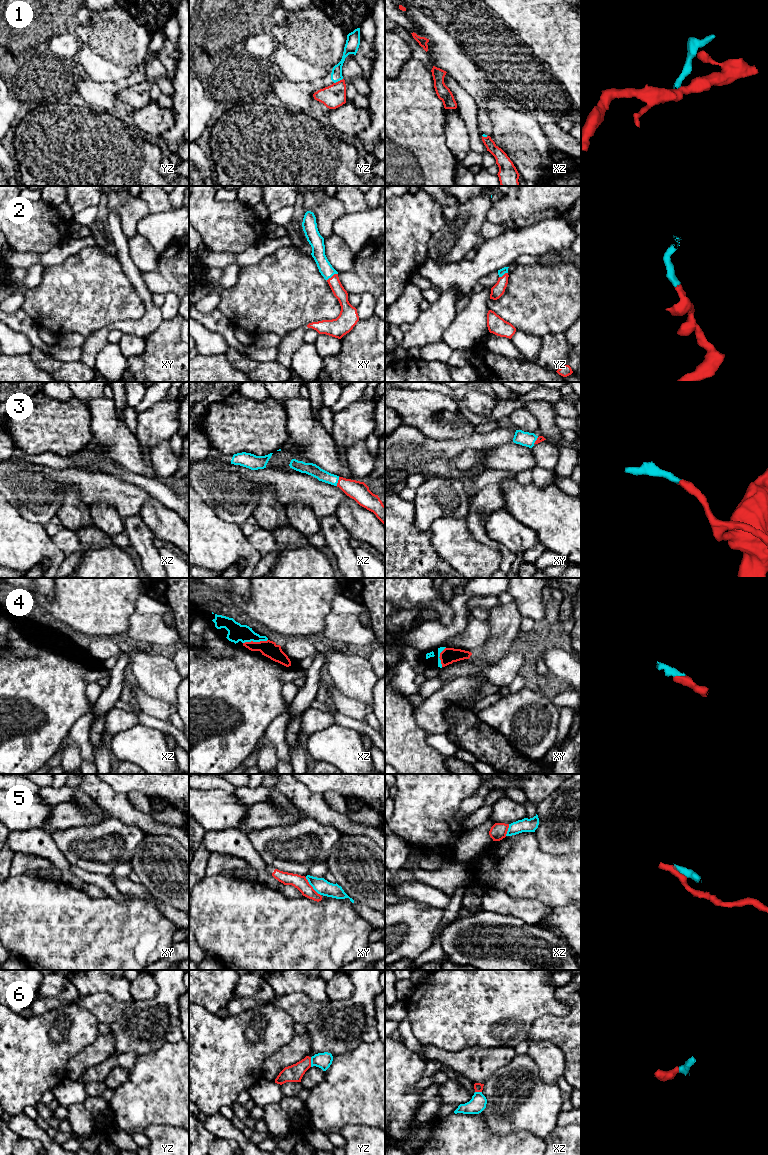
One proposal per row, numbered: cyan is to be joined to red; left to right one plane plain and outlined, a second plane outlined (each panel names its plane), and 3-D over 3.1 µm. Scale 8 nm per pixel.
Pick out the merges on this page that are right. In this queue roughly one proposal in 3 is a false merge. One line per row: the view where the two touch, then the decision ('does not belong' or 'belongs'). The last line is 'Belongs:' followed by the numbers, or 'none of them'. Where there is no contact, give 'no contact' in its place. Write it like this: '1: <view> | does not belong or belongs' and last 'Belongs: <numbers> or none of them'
1: yz | does not belong
2: xy | belongs
3: xz | belongs
4: xz | belongs
5: xy | does not belong
6: yz | belongs
Belongs: 2, 3, 4, 6

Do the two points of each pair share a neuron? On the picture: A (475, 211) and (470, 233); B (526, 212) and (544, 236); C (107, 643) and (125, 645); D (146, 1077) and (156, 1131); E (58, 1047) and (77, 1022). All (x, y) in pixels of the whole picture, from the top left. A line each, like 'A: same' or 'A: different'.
A: same
B: different
C: different
D: different
E: same

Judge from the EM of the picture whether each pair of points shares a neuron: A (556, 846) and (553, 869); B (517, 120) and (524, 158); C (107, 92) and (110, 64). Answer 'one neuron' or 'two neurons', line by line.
A: two neurons
B: one neuron
C: two neurons

